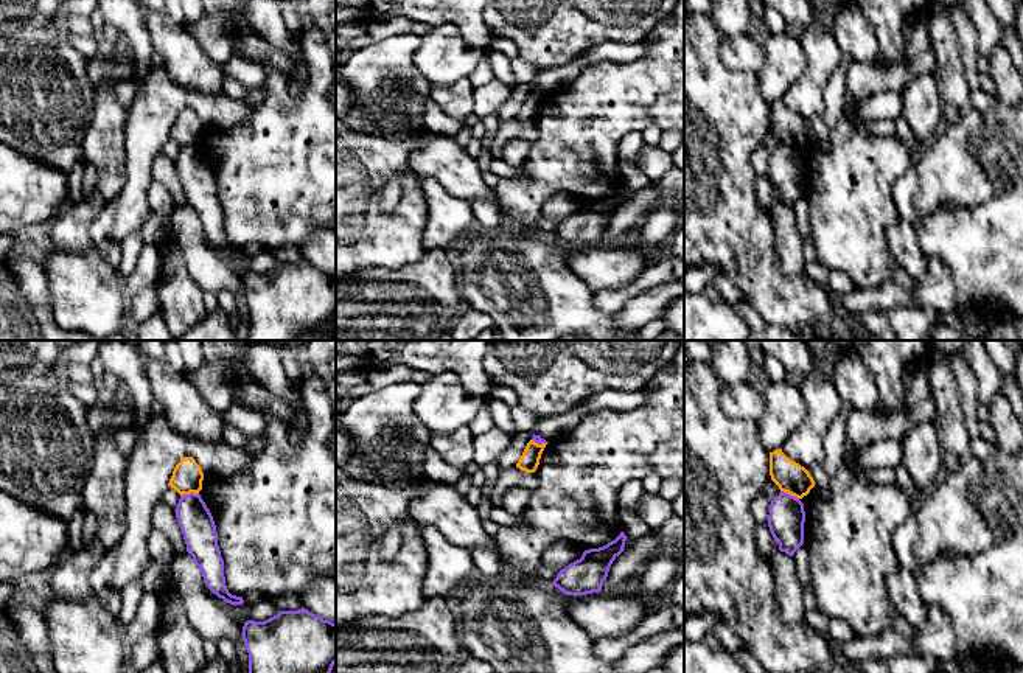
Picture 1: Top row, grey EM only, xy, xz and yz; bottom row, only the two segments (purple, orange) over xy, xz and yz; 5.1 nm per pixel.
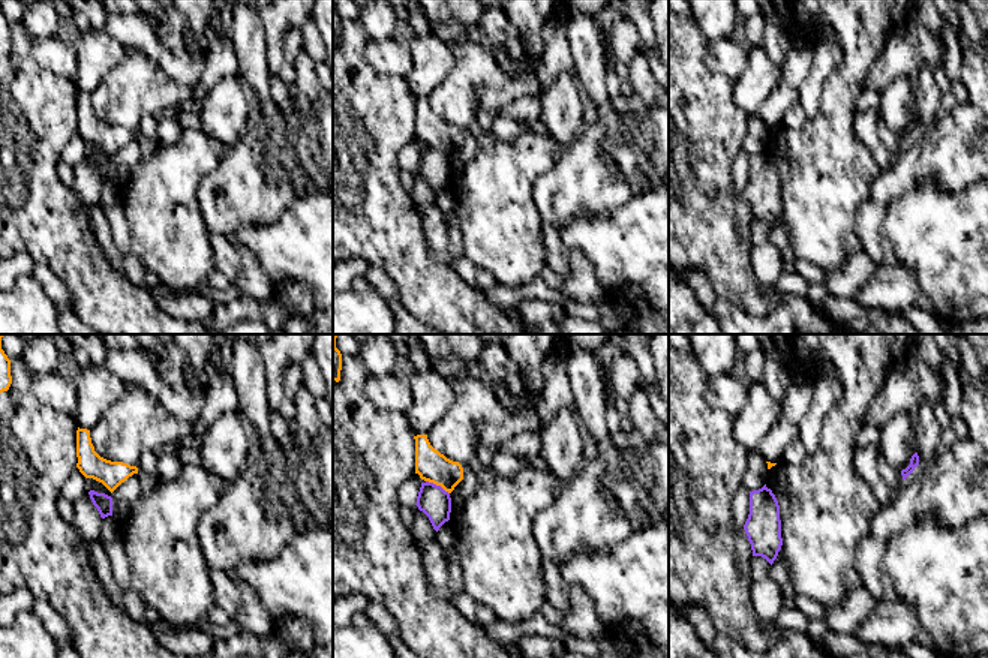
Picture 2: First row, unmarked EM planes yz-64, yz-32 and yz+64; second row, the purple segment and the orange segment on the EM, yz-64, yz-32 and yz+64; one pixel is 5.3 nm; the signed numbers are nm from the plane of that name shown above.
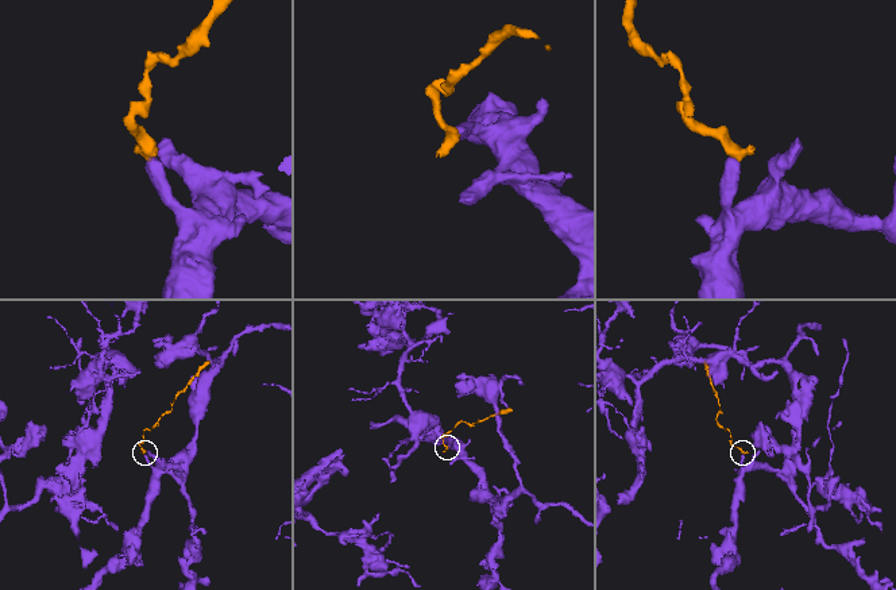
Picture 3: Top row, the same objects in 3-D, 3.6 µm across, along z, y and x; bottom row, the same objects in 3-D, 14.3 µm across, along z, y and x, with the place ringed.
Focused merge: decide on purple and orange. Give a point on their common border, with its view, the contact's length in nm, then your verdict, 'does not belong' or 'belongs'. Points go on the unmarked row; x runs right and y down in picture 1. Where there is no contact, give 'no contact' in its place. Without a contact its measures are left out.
meets purple in xy at (190, 145); contact 100 nm long; does not belong

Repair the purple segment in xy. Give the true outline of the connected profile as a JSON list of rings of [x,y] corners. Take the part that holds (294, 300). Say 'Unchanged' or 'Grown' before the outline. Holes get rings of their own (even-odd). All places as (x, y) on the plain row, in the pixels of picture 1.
Unchanged. [[[305,260],[280,263],[264,274],[244,274],[243,292],[249,305],[246,340],[303,340],[308,336],[316,336],[317,340],[336,340],[336,333],[330,328],[336,316],[336,275]]]

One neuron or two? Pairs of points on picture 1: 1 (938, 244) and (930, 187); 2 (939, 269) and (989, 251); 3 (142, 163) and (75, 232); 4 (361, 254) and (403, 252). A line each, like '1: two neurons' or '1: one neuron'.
1: two neurons
2: two neurons
3: two neurons
4: one neuron

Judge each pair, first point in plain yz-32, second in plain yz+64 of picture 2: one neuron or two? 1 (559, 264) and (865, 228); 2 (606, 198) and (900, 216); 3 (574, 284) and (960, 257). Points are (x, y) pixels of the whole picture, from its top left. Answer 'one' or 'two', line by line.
1: one
2: two
3: two

